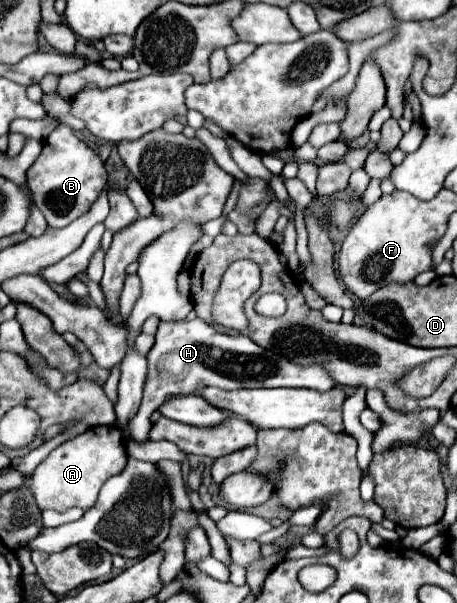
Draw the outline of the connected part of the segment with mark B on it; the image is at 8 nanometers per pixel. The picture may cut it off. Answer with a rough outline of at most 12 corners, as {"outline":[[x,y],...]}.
{"outline":[[59,124],[27,170],[51,228],[91,208],[107,170]]}

